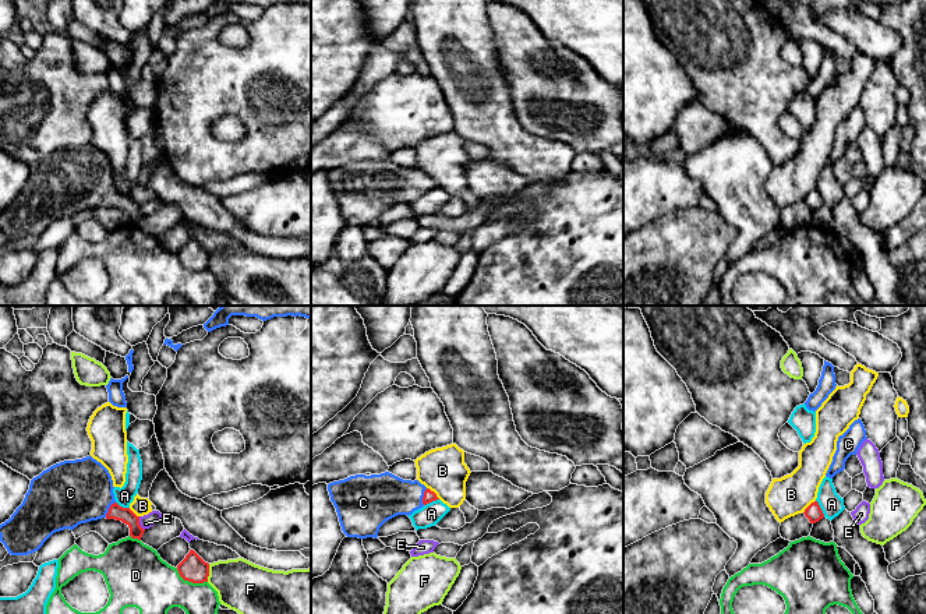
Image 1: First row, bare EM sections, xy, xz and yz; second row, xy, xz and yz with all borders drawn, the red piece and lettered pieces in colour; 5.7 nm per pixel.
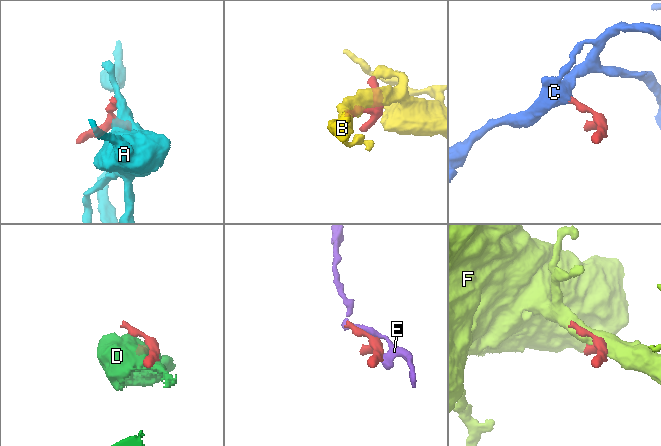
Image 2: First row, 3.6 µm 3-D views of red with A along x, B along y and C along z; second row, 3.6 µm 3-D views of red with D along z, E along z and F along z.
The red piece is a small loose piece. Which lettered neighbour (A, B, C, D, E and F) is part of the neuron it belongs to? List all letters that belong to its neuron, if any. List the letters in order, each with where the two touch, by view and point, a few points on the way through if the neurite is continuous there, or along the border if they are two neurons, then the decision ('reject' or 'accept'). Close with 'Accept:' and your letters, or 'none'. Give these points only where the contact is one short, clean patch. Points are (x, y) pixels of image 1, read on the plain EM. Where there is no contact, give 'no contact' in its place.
A: contact yz (820, 196); border yz (816, 187), (824, 204); reject
B: contact xz (434, 180); reject
C: contact xy (109, 197); way xy (126, 203), (109, 197), (85, 180), (70, 180); accept
D: contact xy (190, 268); reject
E: contact xy (138, 211); reject
F: contact xy (208, 260); border xy (209, 251), (207, 268); reject
Accept: C

